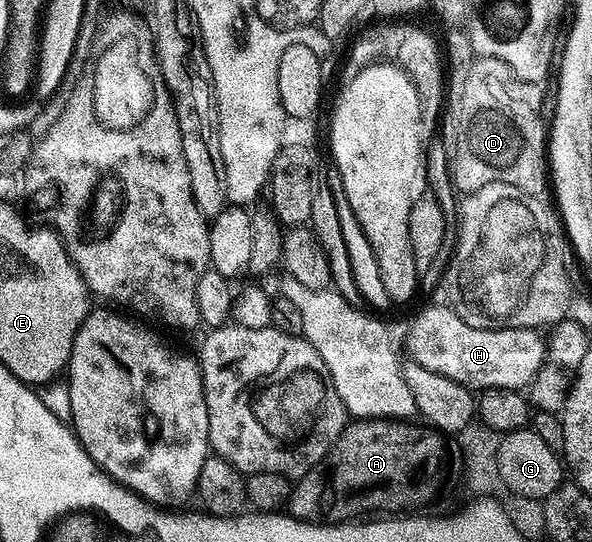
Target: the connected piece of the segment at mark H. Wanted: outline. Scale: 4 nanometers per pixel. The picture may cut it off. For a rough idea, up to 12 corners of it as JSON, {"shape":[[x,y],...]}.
{"shape":[[445,303],[406,352],[471,390],[529,389],[541,331],[468,326]]}

